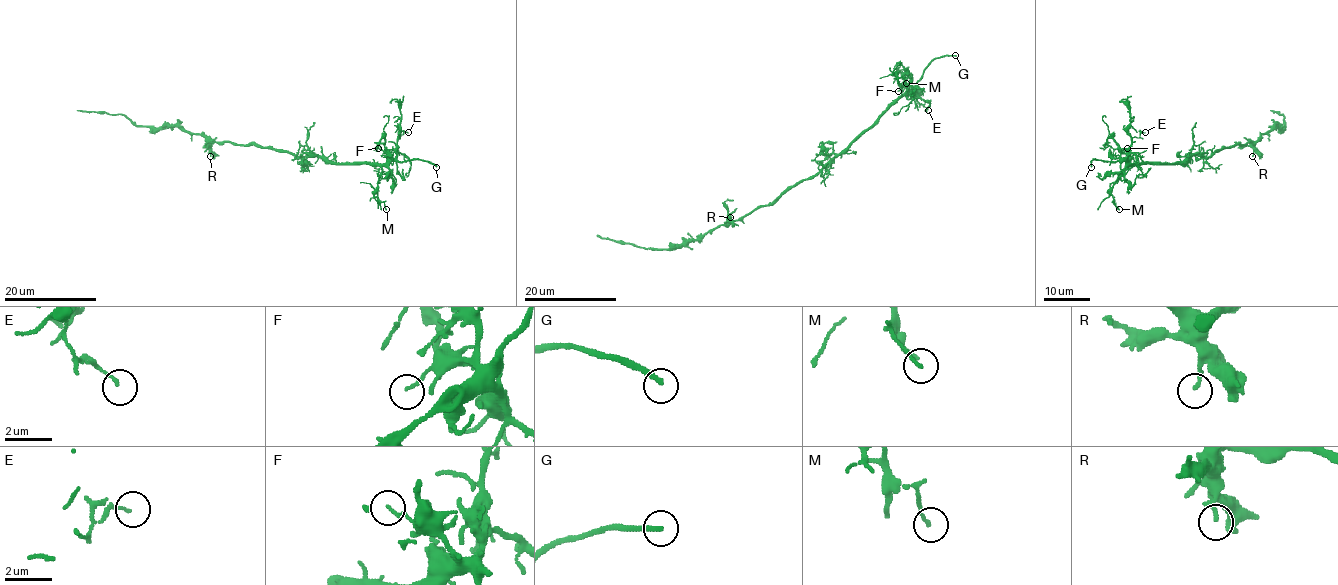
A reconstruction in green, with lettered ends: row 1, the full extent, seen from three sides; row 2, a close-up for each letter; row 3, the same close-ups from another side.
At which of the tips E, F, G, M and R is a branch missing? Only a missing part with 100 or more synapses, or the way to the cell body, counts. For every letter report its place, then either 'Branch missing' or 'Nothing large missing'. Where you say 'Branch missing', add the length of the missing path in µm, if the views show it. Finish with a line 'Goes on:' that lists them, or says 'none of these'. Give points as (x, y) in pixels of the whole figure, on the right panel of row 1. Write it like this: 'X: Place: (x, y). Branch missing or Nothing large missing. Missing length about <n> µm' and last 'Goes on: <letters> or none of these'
E: Place: (1145, 132). Nothing large missing
F: Place: (1127, 148). Nothing large missing
G: Place: (1091, 167). Branch missing. Missing length about 50 µm
M: Place: (1119, 209). Nothing large missing
R: Place: (1252, 156). Nothing large missing
Goes on: G

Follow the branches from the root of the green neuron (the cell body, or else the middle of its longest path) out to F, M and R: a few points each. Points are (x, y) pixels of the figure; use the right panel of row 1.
F: (1220, 149), (1210, 156), (1188, 155), (1182, 161), (1172, 163), (1127, 163), (1121, 157), (1127, 148)
M: (1220, 149), (1210, 156), (1188, 155), (1172, 163), (1135, 163), (1122, 172), (1111, 192), (1119, 209)
R: (1220, 149), (1256, 141), (1252, 156)

